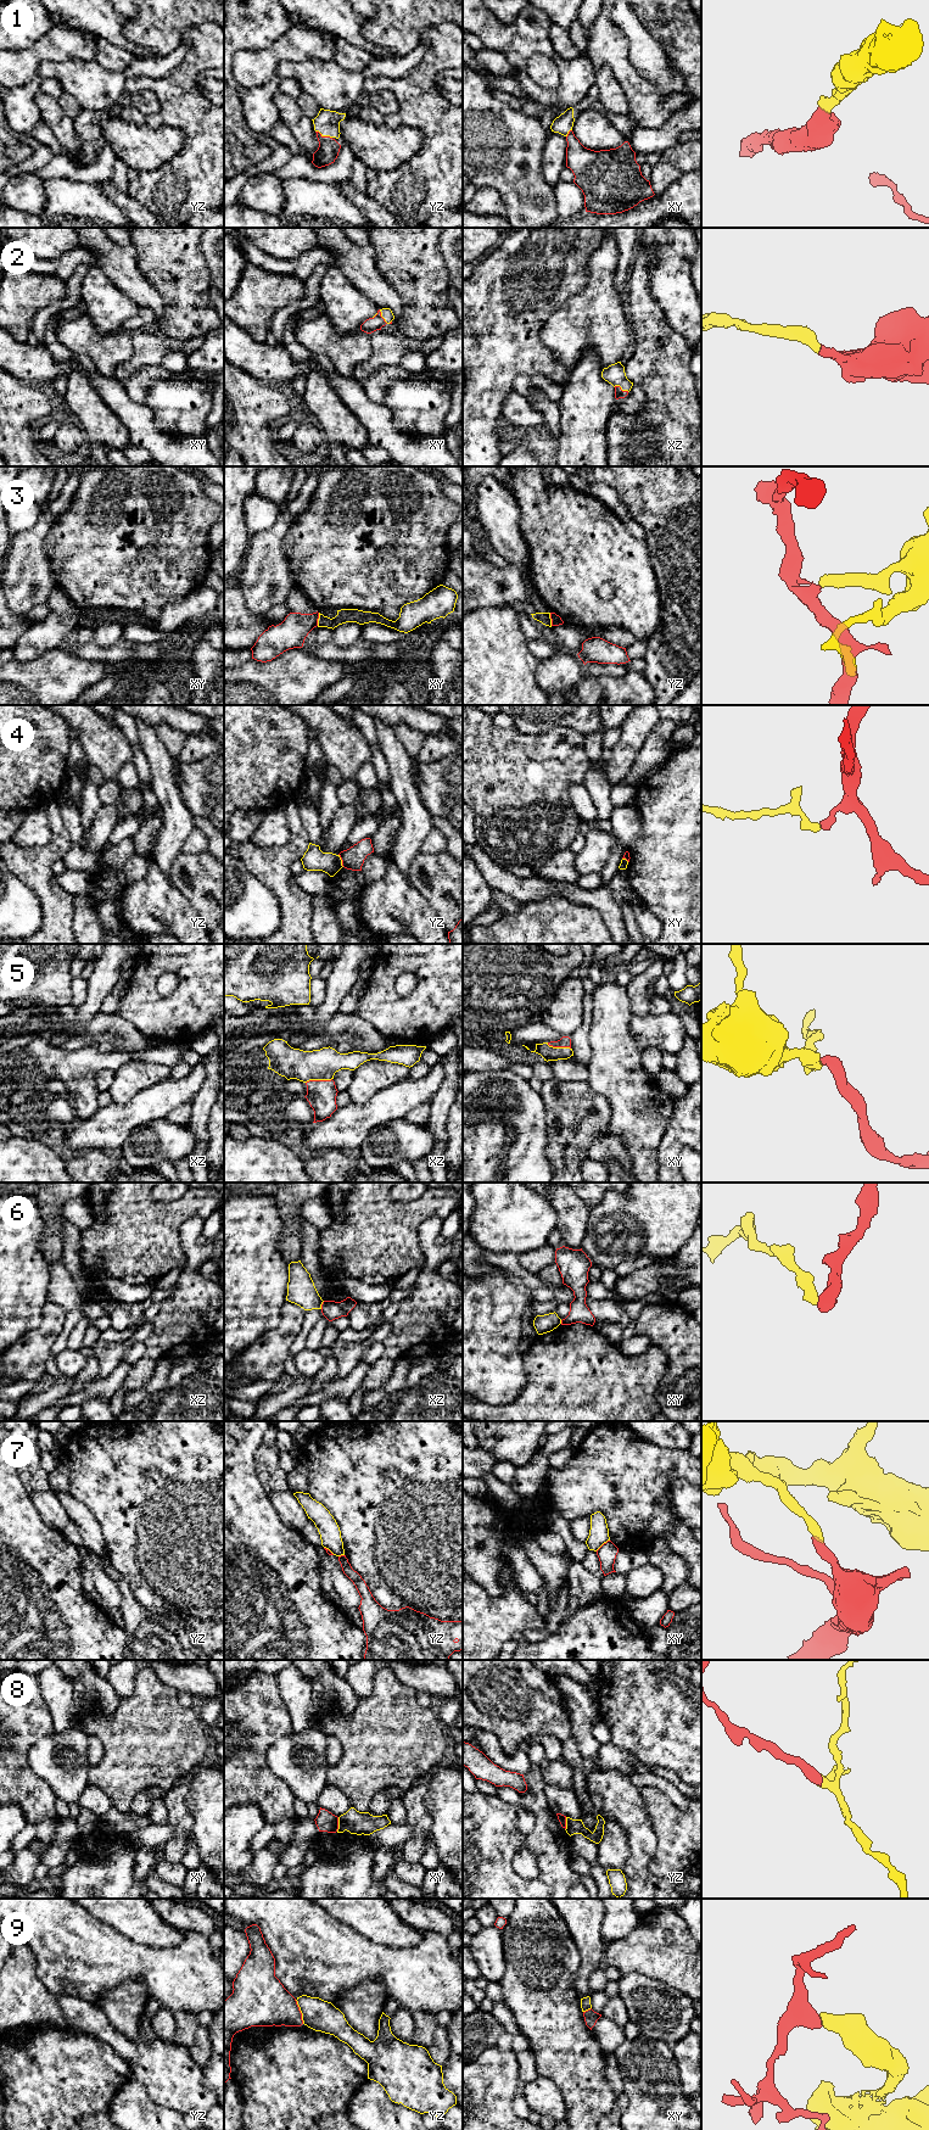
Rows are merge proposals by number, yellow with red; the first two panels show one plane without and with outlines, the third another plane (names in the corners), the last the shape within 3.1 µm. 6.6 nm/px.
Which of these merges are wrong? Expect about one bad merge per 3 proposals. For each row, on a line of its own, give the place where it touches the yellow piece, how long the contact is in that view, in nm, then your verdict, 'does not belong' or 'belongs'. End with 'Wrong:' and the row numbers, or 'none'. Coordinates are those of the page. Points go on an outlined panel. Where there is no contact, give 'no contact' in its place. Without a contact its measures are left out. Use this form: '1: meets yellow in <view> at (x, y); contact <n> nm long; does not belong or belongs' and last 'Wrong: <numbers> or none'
1: meets yellow in yz at (324, 135); contact 120 nm long; belongs
2: meets yellow in xy at (382, 317); contact 120 nm long; belongs
3: meets yellow in xy at (318, 619); contact 90 nm long; does not belong
4: meets yellow in yz at (341, 860); contact 90 nm long; does not belong
5: meets yellow in xz at (318, 1079); contact 180 nm long; belongs
6: meets yellow in xz at (322, 1303); contact 60 nm long; does not belong
7: meets yellow in xy at (602, 1544); contact 120 nm long; does not belong
8: meets yellow in xy at (339, 1824); contact 100 nm long; does not belong
9: meets yellow in yz at (301, 2012); contact 170 nm long; belongs
Wrong: 3, 4, 6, 7, 8

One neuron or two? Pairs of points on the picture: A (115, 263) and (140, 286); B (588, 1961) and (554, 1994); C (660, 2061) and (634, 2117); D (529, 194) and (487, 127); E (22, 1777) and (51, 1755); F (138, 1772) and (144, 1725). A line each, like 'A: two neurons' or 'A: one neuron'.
A: one neuron
B: two neurons
C: one neuron
D: one neuron
E: two neurons
F: one neuron

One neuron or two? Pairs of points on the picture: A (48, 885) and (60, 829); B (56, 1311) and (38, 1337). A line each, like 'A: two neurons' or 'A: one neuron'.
A: one neuron
B: one neuron

